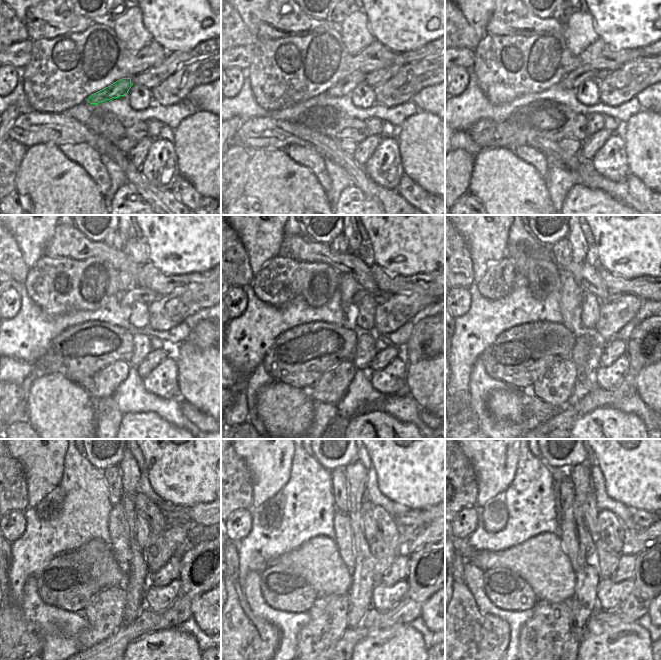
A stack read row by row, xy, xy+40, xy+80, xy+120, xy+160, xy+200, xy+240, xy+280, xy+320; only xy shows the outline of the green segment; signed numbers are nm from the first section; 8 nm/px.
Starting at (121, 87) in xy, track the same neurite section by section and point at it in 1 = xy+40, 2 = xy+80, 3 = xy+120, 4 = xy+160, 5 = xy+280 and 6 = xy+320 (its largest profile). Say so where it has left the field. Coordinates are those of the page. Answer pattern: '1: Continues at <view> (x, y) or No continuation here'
1: Continues at xy+40 (344, 87)
2: Continues at xy+80 (574, 79)
3: Continues at xy+120 (145, 295)
4: Continues at xy+160 (380, 297)
5: Continues at xy+280 (412, 518)
6: Continues at xy+320 (643, 519)

